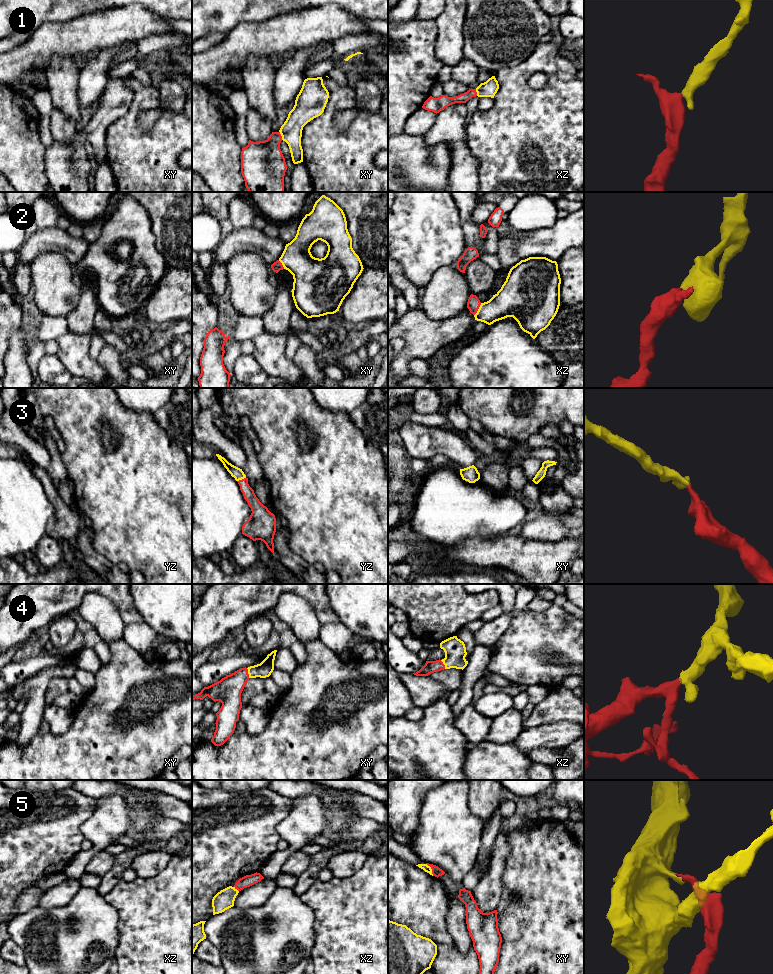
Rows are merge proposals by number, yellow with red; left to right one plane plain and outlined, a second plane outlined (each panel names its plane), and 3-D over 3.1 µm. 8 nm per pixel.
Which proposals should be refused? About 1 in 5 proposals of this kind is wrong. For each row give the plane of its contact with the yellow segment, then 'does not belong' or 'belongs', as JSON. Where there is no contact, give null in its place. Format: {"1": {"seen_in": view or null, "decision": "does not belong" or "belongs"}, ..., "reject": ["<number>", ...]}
{"1": {"seen_in": "xy", "decision": "belongs"}, "2": {"seen_in": "xz", "decision": "belongs"}, "3": {"seen_in": "yz", "decision": "belongs"}, "4": {"seen_in": "xy", "decision": "belongs"}, "5": {"seen_in": "xy", "decision": "does not belong"}, "reject": ["5"]}

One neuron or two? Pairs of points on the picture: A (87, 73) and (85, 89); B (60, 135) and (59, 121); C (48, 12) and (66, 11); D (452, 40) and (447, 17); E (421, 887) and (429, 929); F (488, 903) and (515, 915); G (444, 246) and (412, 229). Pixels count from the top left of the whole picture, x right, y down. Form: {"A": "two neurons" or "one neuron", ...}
{"A": "one neuron", "B": "one neuron", "C": "one neuron", "D": "one neuron", "E": "one neuron", "F": "two neurons", "G": "one neuron"}

